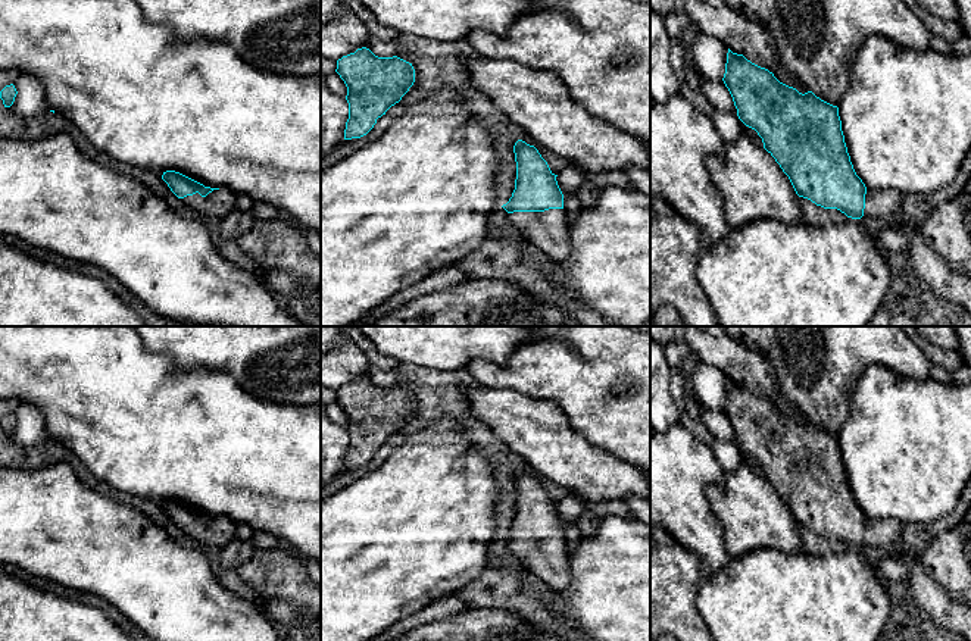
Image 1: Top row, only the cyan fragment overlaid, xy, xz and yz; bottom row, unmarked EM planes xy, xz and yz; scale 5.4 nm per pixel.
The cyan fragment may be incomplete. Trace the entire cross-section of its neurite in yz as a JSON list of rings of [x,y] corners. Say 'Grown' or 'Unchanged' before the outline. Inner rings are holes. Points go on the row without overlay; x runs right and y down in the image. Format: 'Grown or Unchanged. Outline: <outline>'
Grown. Outline: [[[730,378],[722,410],[733,426],[739,448],[758,462],[764,478],[789,506],[799,526],[824,538],[837,538],[852,548],[886,548],[889,556],[902,560],[909,567],[909,576],[903,582],[927,616],[946,631],[971,641],[971,607],[952,600],[925,573],[920,556],[903,547],[905,525],[897,519],[868,519],[856,504],[844,472],[837,435],[821,429],[812,420],[799,422],[796,418],[780,412],[768,398],[752,393],[743,384],[733,382]]]

